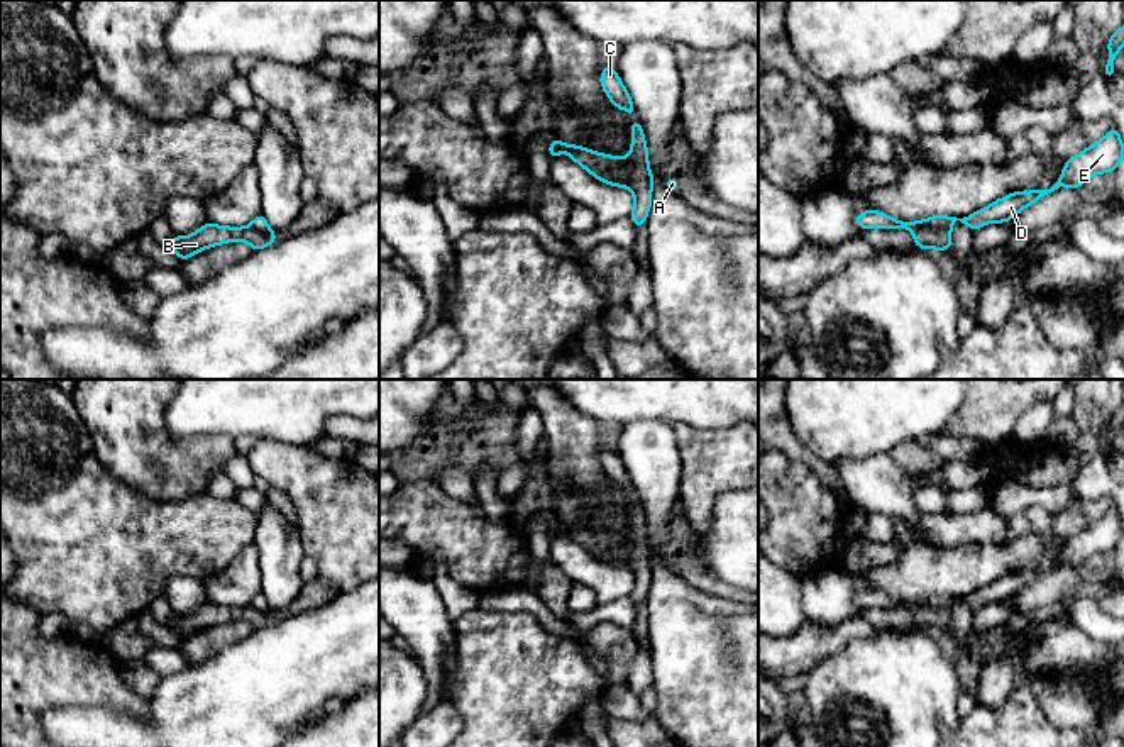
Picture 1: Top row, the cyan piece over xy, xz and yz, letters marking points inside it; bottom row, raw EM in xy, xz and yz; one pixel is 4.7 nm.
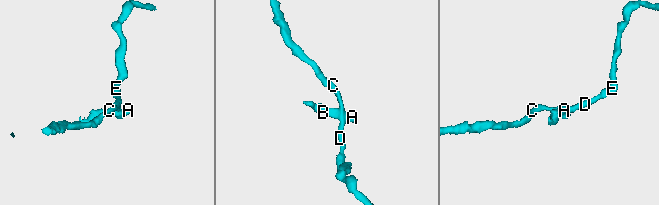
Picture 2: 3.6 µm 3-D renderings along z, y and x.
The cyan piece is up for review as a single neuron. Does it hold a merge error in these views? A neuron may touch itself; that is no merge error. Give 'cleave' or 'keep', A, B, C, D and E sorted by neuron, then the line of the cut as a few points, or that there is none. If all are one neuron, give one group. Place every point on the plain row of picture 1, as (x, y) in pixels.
cleave; groups A B / C D E; cut yz (948, 608), (916, 607), (913, 610)

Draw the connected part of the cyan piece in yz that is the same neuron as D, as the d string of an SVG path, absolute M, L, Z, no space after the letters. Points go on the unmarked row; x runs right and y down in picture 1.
M1117 505L1109 510L1102 518L1088 525L1080 534L1070 537L1063 544L1063 552L1060 559L1050 569L1034 569L1034 571L1014 571L1007 576L1002 576L985 588L963 596L950 596L950 595L934 595L917 601L904 601L885 595L880 589L863 589L855 596L855 603L862 610L868 610L873 606L880 608L946 608L950 610L956 600L965 603L977 611L982 605L990 601L1006 603L1012 596L1016 596L1022 588L1031 586L1034 581L1043 578L1044 574L1058 569L1060 566L1078 567L1087 559L1090 559L1097 552L1114 552L1117 544L1124 539L1122 518Z

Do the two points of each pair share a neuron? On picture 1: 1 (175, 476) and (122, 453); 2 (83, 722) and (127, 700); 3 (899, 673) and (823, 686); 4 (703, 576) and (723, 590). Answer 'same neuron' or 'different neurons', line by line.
1: same neuron
2: different neurons
3: same neuron
4: same neuron

